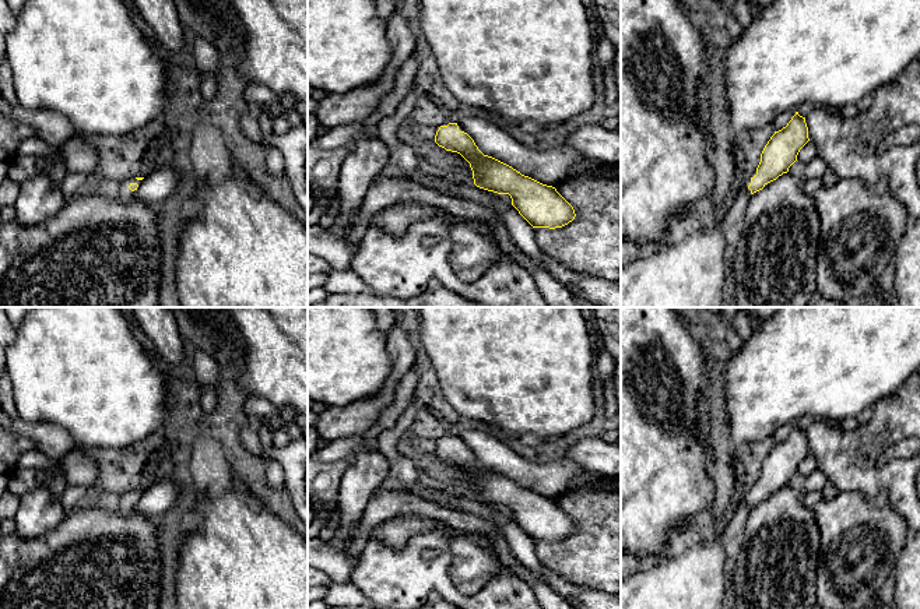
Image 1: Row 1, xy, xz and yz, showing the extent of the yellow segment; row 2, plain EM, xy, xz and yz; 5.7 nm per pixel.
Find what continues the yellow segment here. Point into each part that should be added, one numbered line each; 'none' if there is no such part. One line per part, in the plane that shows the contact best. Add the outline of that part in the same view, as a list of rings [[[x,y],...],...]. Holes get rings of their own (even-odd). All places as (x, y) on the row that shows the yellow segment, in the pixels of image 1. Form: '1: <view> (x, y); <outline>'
1: xy (125, 193); [[[136,177],[129,179],[124,183],[120,183],[120,189],[117,193],[117,198],[122,201],[131,201],[136,196],[137,189],[140,187],[143,180],[137,180]]]

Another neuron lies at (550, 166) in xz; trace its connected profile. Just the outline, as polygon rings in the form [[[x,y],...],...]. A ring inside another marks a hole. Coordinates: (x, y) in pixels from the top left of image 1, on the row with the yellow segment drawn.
[[[466,117],[460,119],[457,124],[466,130],[484,155],[492,156],[547,186],[554,187],[572,166],[584,159],[584,155],[577,149],[552,148],[544,152],[530,149],[484,119]]]

